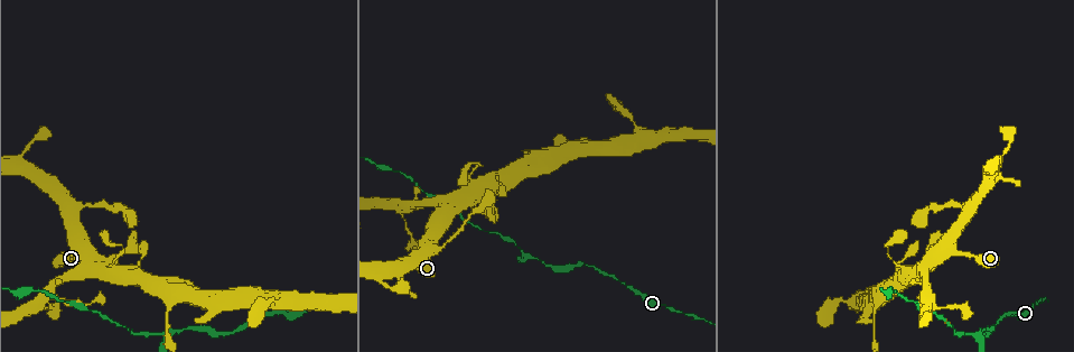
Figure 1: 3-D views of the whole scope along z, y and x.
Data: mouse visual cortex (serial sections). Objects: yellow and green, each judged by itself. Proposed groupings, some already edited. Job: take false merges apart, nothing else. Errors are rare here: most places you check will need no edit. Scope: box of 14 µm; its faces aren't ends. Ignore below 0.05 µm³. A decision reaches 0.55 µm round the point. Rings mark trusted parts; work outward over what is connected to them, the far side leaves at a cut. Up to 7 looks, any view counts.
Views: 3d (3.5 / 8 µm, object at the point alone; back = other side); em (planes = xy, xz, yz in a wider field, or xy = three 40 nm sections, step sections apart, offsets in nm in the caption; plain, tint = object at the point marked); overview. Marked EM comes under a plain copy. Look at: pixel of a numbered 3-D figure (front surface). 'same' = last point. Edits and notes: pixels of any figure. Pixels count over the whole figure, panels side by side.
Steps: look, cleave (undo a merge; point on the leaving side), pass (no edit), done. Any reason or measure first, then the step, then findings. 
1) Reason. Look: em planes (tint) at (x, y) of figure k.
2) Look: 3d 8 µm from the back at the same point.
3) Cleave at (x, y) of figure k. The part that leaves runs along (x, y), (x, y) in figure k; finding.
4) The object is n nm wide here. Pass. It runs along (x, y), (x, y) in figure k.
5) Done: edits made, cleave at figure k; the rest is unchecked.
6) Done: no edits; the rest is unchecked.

Sharp bend. Look: 3d 3.5 µm at (124, 248) of figure 1.

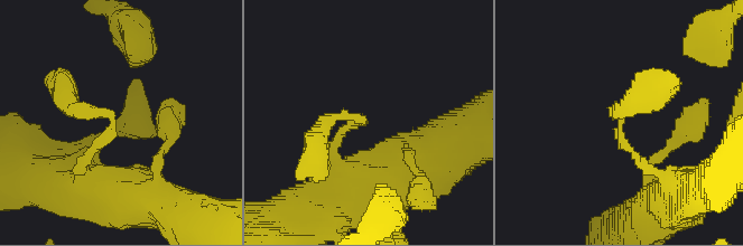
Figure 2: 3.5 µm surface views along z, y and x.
The arms are 150, 300 nm wide; shape alone is not enough. Look: em xy step 3 (tint) at (364, 119) of figure 2.

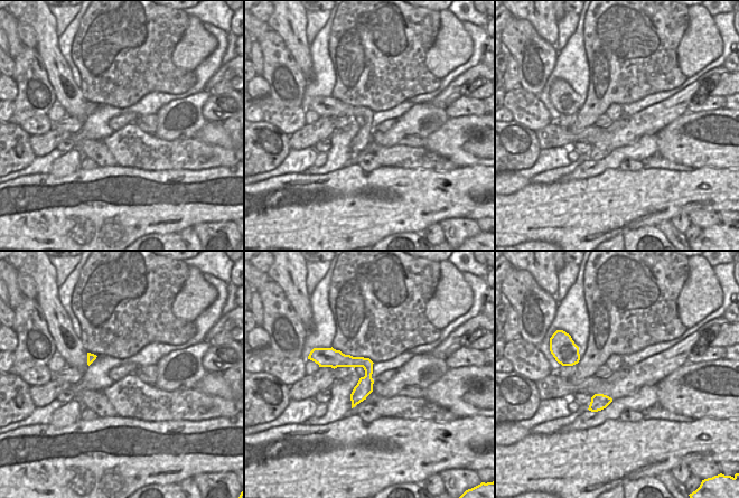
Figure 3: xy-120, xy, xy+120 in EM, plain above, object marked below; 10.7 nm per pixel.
Pass. It runs along (325, 358), (361, 362), (370, 388) in figure 3; one cell here.

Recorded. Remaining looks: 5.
Thin arm on a thick one. Look: 3d 3.5 µm at (43, 300) of figure 1.

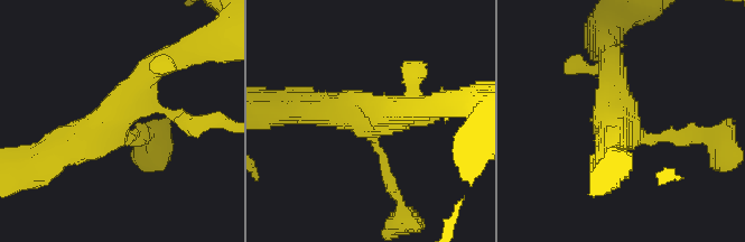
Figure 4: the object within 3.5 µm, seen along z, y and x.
4 arms meet here; the arms are 150, 150, 350, 450 nm wide; now the EM. Look: em xy step 5 (tint) at (369, 120) of figure 4.

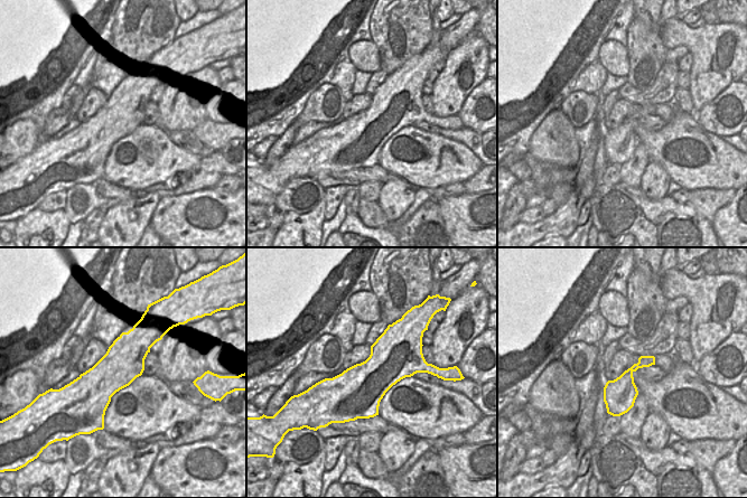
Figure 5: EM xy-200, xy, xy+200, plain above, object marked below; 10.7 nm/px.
Another direction. Look: em xy step 2 (tint) at the same point.

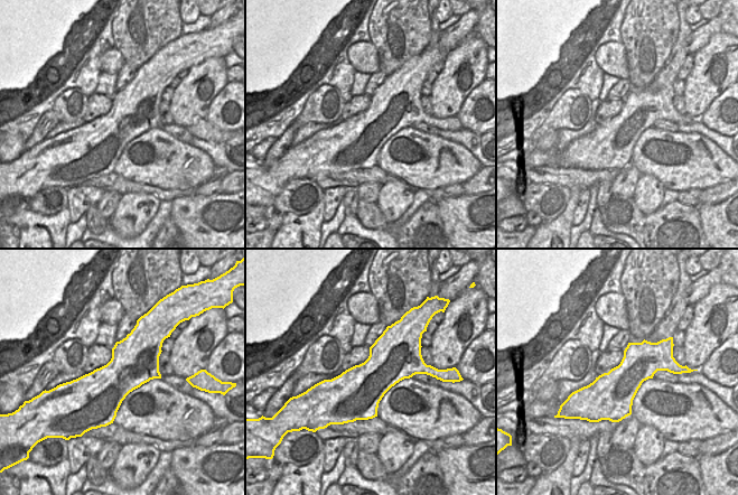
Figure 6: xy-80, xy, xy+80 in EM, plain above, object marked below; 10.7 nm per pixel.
Pass. It runs along (159, 64), (118, 119), (55, 154) in figure 4; one cell here.

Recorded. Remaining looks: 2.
Three-way junction. Look: 3d 3.5 µm at (75, 209) of figure 1.

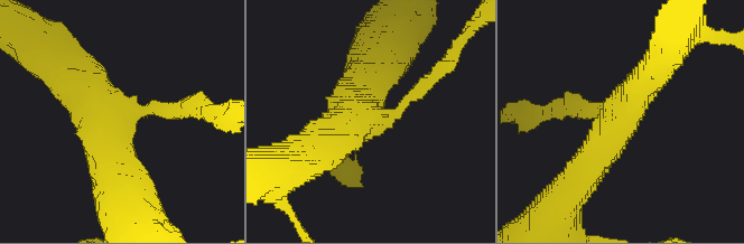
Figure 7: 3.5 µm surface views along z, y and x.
3 arms meet here; the arms are 150, 500, 500 nm wide; need the tissue. Look: em planes (tint) at (123, 114) of figure 7.

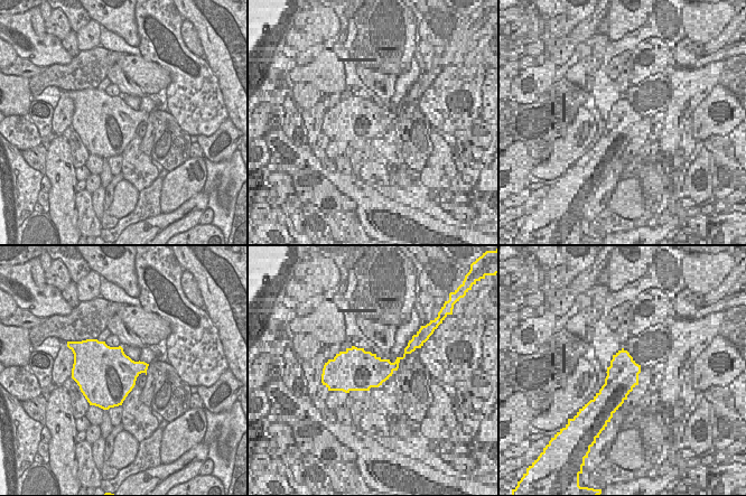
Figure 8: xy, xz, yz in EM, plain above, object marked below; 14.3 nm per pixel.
Pass. It runs along (578, 180), (656, 66) in figure 7; all the same cell.

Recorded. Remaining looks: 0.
Done: no edits; the rest is unchecked.

